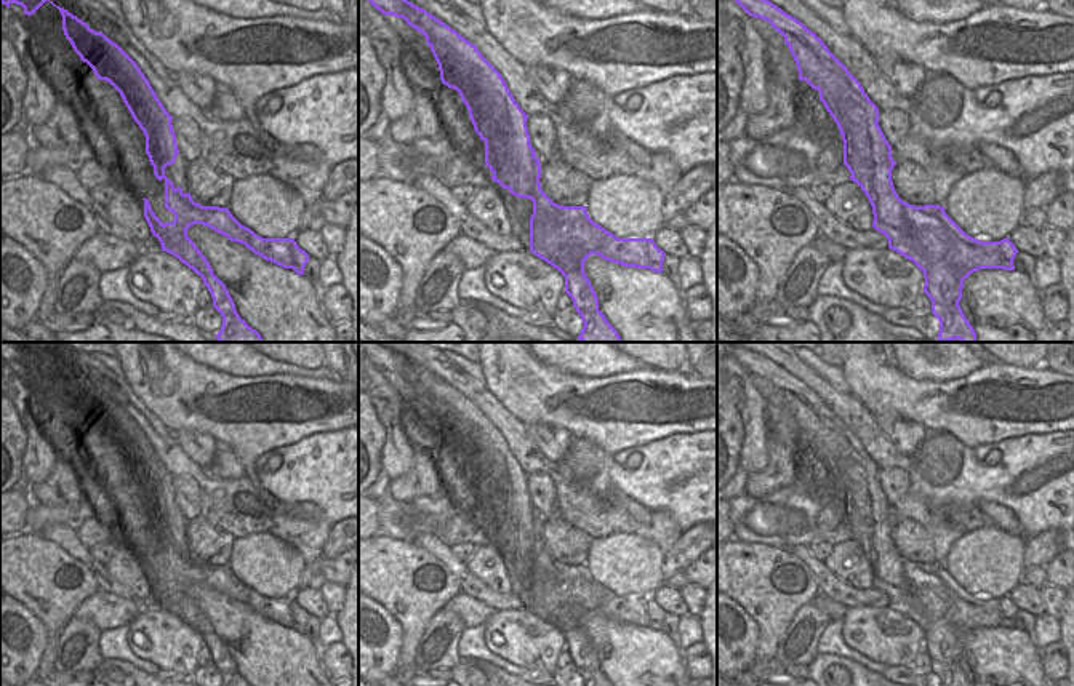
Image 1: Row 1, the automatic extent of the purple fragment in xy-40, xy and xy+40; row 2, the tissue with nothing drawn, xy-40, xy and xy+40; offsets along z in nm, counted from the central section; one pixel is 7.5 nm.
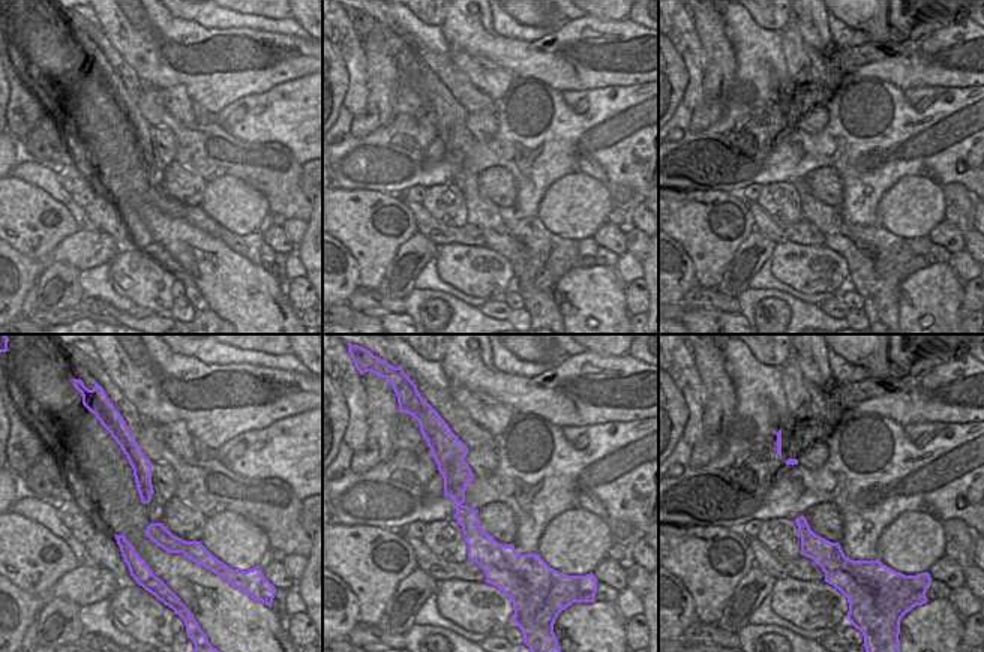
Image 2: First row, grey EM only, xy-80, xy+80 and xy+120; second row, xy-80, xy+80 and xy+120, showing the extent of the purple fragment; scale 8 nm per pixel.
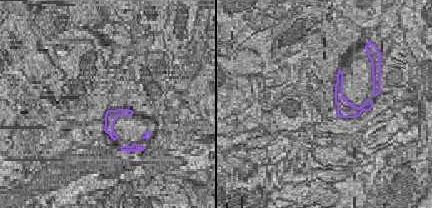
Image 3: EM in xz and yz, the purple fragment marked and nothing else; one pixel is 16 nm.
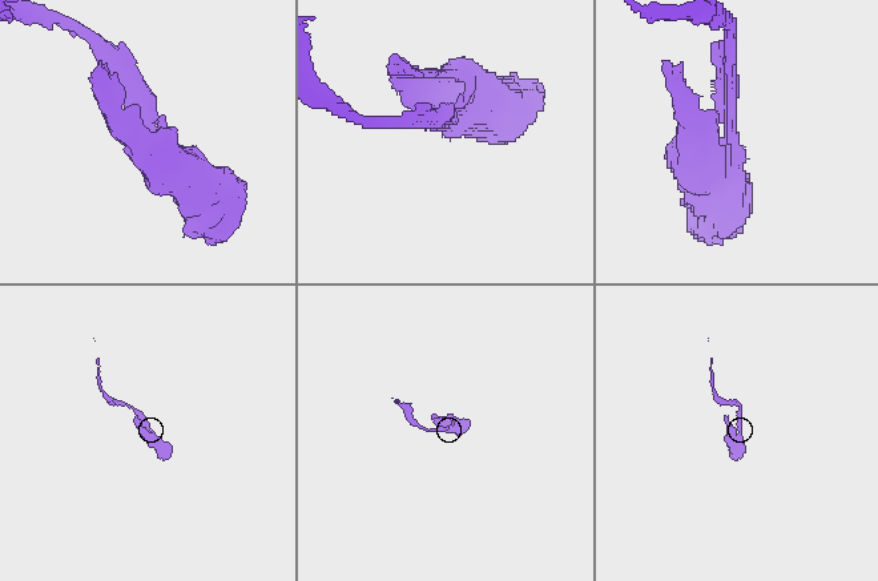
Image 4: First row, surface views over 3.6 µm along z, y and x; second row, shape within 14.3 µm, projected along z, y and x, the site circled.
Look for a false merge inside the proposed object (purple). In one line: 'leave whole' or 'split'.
split

